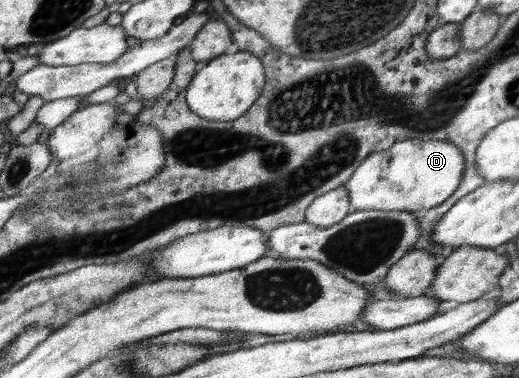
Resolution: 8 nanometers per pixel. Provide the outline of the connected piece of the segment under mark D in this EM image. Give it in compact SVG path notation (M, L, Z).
M407 139L394 142L380 153L373 153L367 157L357 168L352 177L344 184L351 200L351 212L364 210L398 210L417 212L429 210L445 202L460 185L465 172L465 157L457 145L447 141Z

